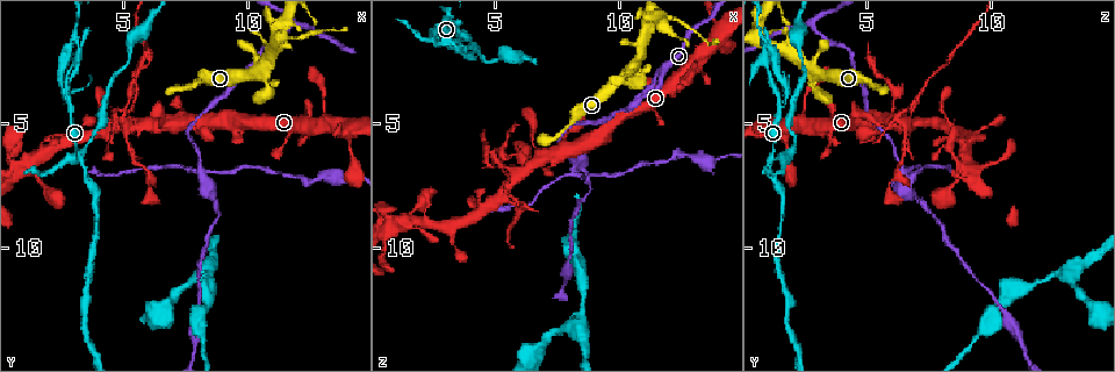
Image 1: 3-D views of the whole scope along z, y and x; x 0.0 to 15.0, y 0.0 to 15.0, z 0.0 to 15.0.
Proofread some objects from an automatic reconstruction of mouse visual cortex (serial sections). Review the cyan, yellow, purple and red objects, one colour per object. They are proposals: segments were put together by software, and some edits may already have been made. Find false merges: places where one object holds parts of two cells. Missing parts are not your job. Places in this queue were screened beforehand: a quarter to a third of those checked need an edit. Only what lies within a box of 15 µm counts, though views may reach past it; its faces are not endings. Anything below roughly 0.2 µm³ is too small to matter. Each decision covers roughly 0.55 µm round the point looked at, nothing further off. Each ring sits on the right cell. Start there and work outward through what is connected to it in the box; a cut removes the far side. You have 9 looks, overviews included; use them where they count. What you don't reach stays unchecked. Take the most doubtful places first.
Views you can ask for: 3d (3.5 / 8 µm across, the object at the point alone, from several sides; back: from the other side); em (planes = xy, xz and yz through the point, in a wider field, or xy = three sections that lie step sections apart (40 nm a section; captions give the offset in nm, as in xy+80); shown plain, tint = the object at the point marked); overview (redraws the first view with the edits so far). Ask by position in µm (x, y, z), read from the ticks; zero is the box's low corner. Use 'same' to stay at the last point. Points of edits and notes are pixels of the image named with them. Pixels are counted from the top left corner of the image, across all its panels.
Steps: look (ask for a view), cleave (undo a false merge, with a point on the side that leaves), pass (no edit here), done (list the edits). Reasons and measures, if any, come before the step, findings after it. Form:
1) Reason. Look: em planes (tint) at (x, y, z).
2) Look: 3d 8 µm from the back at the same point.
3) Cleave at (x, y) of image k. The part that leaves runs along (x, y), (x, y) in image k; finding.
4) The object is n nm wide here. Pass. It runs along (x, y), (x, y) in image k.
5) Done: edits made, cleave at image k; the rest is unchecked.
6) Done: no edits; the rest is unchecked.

A fork. Look: 3d 3.5 µm at (5.5, 5.0, 6.7).

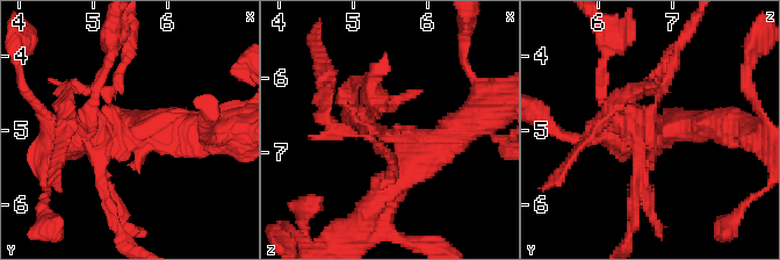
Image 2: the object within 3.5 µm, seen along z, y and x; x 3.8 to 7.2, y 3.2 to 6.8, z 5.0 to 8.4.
4 arms meet here; the arms are 100, 150, 250, 400 nm wide; shape alone is not enough. Look: em xy step 1 (tint) at (5.40, 5.10, 6.75).

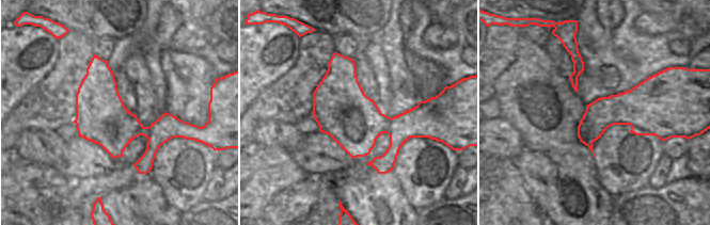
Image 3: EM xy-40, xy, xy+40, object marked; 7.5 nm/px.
Cleave at (642, 189) of image 2. The part that leaves runs along (392, 138), (349, 109), (358, 79) in image 2; two cells meet here.

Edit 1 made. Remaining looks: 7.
Look: overview.

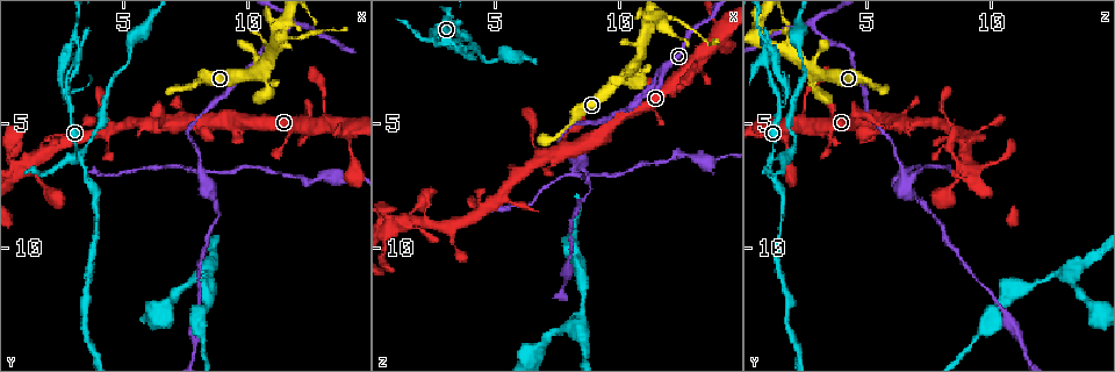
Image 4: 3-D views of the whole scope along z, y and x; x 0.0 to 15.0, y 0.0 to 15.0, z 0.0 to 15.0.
Abrupt turn. Look: 3d 3.5 µm at (3.6, 6.9, 1.2).

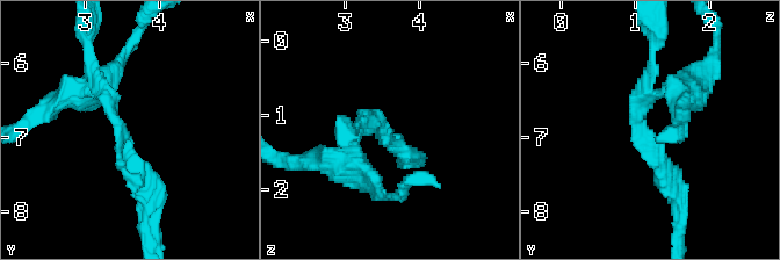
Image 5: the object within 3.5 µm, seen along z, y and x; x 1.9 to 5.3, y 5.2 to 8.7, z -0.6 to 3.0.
The arms are 150, 200 nm wide; need the tissue. Look: em planes (tint) at (3.45, 6.85, 1.15).

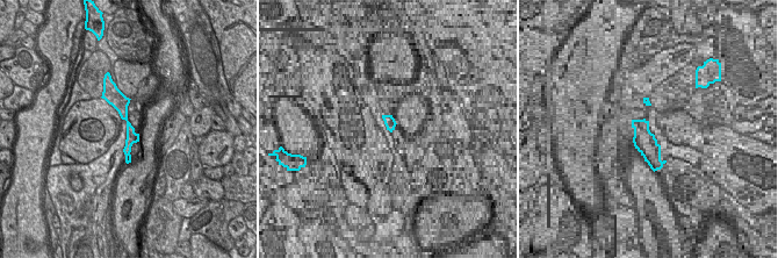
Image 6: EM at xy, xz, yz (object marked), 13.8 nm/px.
Pass. It runs along (116, 94), (130, 129), (128, 159) in image 6; continuous, no second cell.

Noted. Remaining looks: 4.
Calibre changes. Look: 3d 3.5 µm at (8.3, 7.2, 6.5).

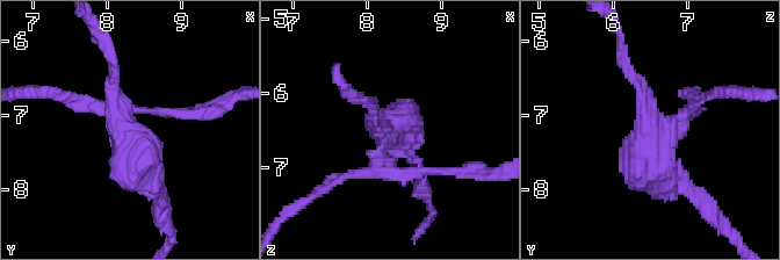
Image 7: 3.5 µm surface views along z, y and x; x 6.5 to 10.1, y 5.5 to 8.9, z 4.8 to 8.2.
3 arms meet here; the arms are 150, 150, 300 nm wide. Look: em xy step 3 (tint) at (8.20, 7.25, 6.45).

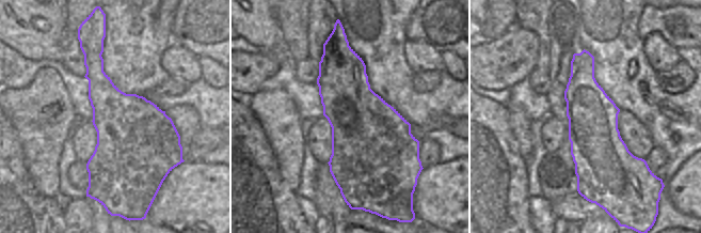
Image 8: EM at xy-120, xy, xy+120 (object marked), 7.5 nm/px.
Cleave at (409, 174) of image 7. The part that leaves runs along (381, 150), (381, 174), (463, 171) in image 7; a second cell is stuck on.

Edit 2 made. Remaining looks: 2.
Calibre changes. Look: 3d 3.5 µm at (2.5, 3.5, 1.7).

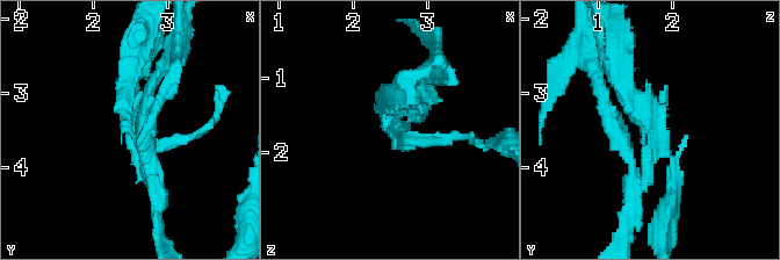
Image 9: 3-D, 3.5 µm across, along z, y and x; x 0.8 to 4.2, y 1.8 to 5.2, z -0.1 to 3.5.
Now the EM. Look: em xy step 1 (tint) at (2.50, 3.45, 1.70).

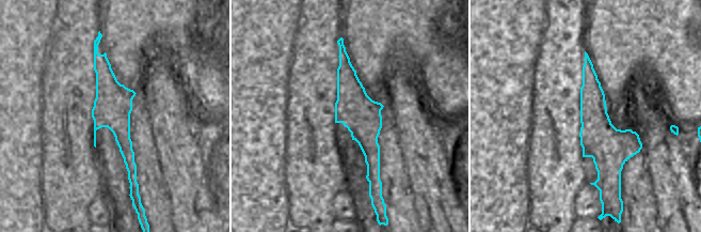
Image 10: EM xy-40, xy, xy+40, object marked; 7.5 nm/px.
Pass. It runs along (156, 185), (128, 114), (135, 57) in image 9; continuous, no second cell.

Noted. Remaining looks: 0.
Done: edits made, cleave at image 2, cleave at image 7; the rest is unchecked.

